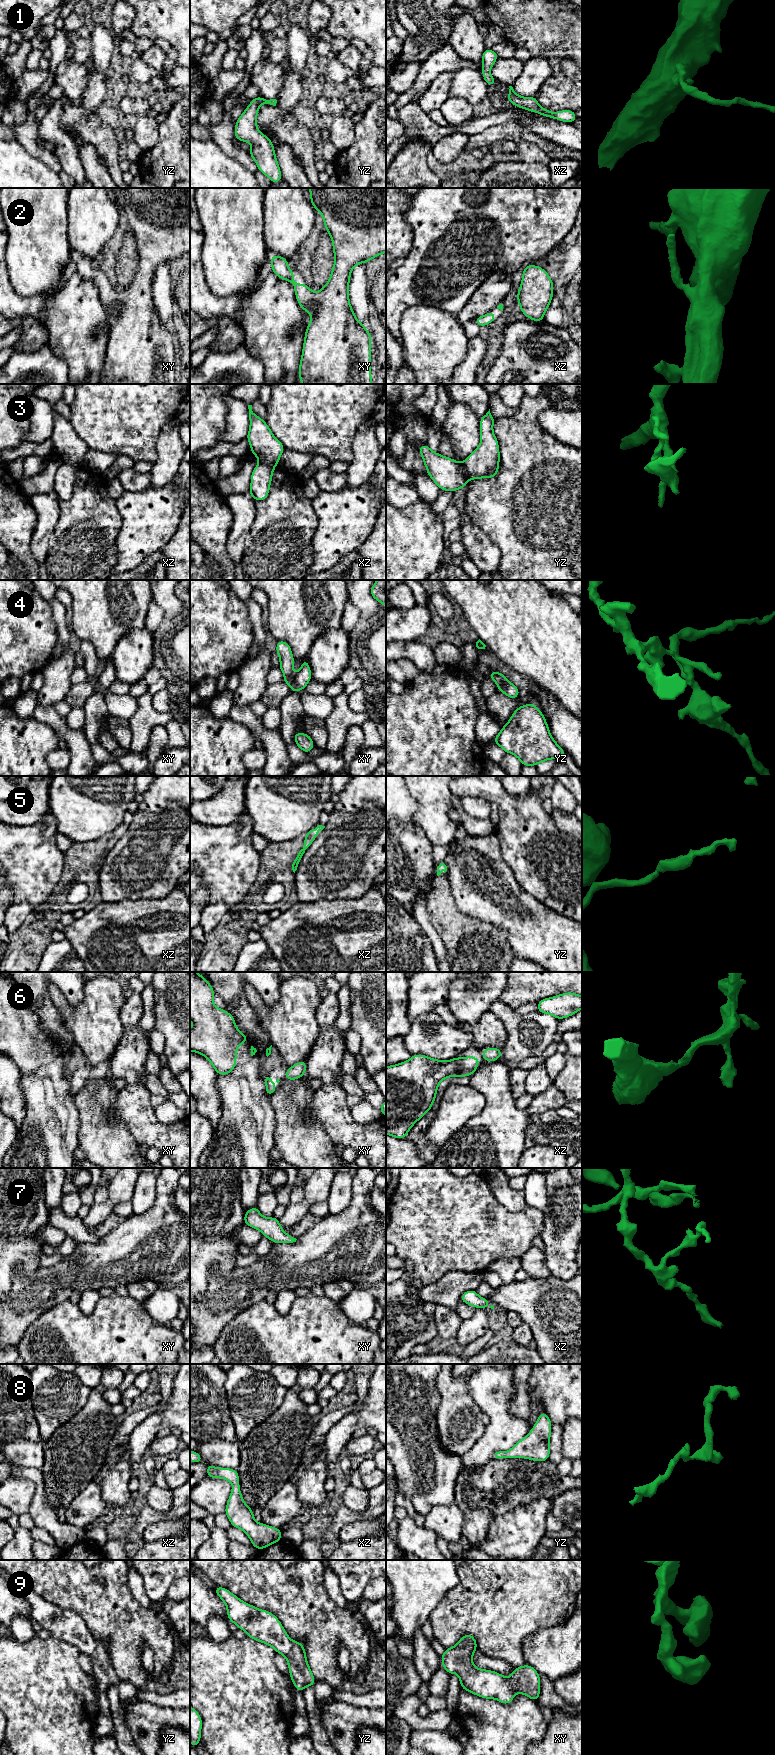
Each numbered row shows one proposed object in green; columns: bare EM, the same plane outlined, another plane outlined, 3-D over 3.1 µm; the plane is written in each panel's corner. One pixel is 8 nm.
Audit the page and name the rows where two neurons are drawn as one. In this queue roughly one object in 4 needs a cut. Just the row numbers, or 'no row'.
3, 4

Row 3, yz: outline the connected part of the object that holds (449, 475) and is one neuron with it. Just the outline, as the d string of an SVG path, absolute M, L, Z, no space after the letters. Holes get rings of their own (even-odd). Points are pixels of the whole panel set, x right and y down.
M427 444L418 447L429 477L444 491L465 488L468 474L463 463L433 452Z

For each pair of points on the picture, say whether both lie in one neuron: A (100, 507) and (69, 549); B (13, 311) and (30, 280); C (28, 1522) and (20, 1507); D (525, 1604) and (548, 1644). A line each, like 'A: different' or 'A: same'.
A: same
B: different
C: different
D: different

